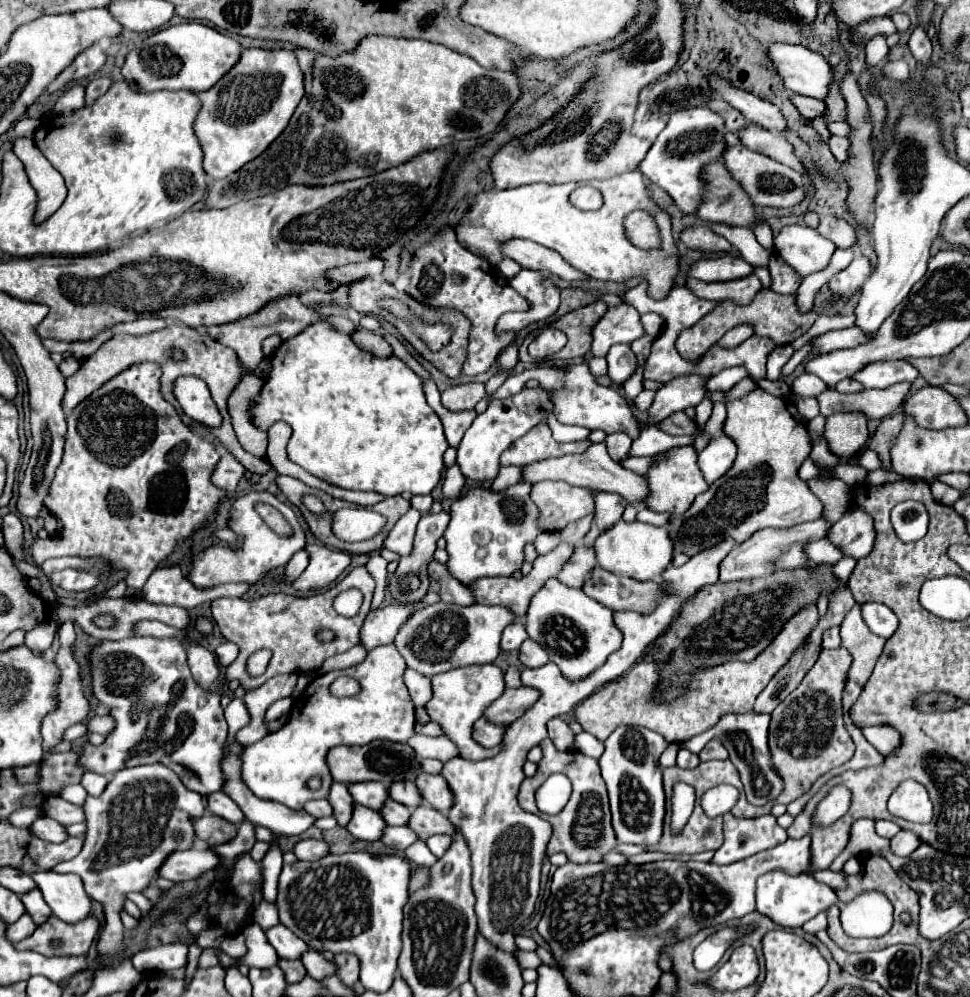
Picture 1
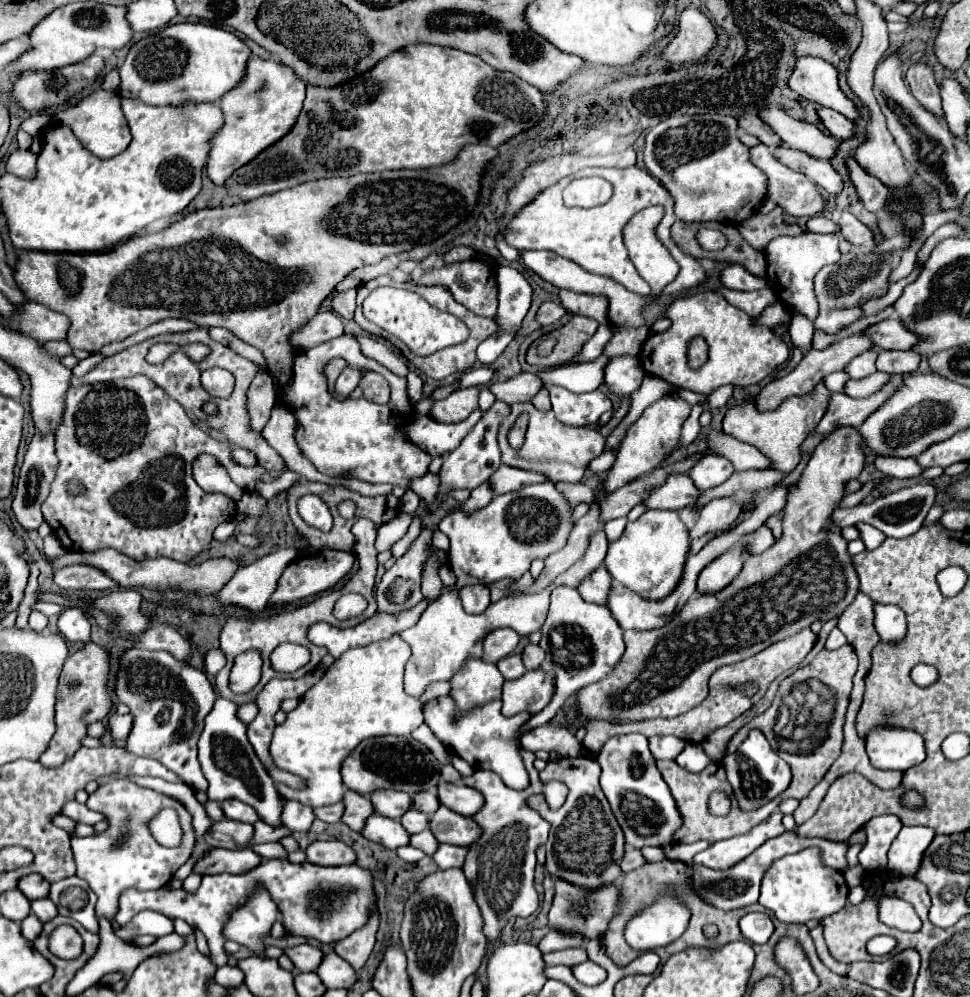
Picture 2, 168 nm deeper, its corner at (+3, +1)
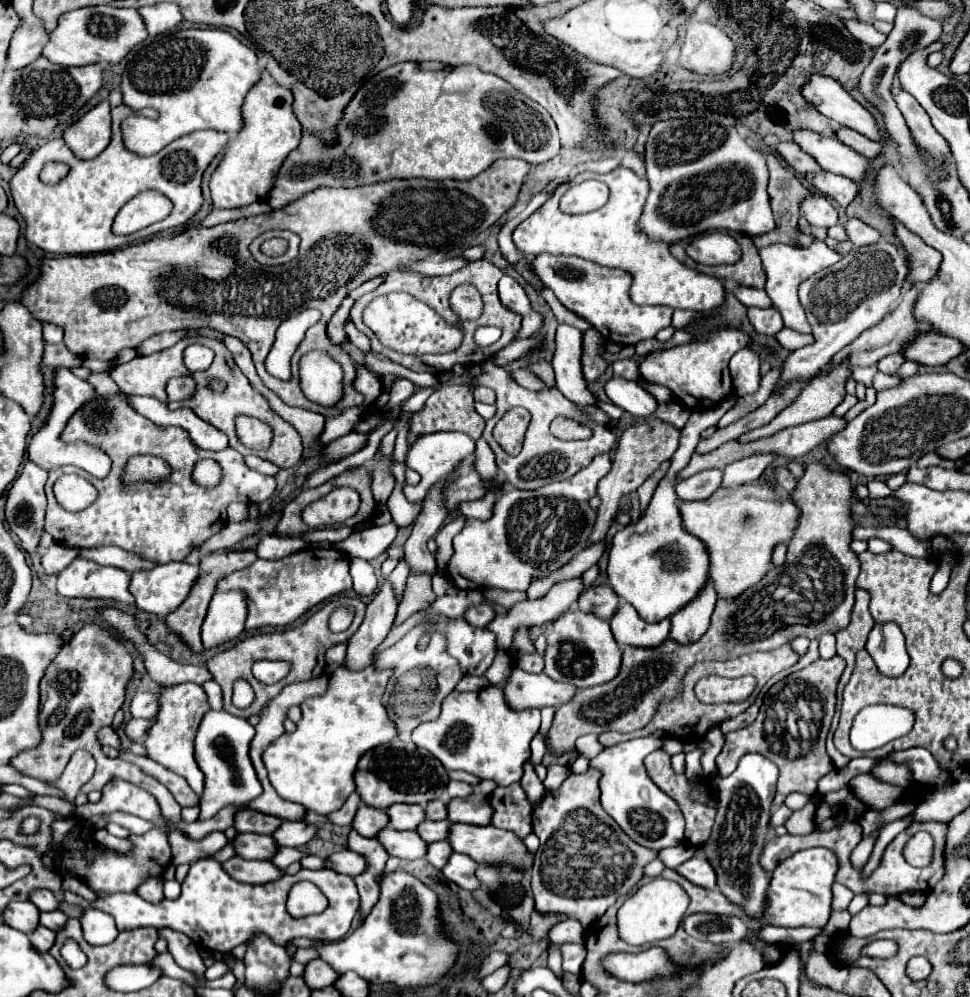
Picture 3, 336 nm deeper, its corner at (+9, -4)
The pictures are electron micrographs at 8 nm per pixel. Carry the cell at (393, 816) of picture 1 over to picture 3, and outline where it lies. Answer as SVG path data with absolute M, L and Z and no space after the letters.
M426 821L424 825L418 827L418 833L422 833L422 839L428 843L446 839L450 833L450 821Z

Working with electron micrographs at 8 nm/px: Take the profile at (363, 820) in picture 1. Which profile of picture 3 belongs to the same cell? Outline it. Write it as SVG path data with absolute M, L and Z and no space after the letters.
M390 827L378 833L378 841L386 845L390 855L400 859L422 859L428 845L416 831L396 831Z

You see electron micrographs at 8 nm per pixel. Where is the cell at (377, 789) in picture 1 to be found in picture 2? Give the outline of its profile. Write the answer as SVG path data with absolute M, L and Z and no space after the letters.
M380 788L380 792L372 792L368 800L372 800L372 808L376 814L394 820L398 820L406 810L410 810L410 802L412 802L408 794L396 790L384 790L384 788Z

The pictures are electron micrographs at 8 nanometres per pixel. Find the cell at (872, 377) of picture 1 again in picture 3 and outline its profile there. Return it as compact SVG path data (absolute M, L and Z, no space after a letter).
M888 355L888 357L880 359L876 367L878 367L878 371L882 371L882 373L896 373L904 361L906 361L906 359L904 359L902 355Z

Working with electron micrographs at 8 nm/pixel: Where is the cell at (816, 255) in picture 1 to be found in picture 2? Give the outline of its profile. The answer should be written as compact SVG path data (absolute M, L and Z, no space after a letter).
M802 232L798 236L778 236L774 238L766 250L764 256L768 260L768 286L776 292L776 296L788 306L810 320L818 316L818 304L816 304L816 294L814 294L814 276L820 268L834 264L840 260L840 250L838 250L838 234L812 234L812 232Z

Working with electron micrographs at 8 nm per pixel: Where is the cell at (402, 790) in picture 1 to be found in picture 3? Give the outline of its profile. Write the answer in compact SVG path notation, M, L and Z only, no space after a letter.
M432 801L426 807L426 815L428 819L446 819L448 817L448 809L444 801Z

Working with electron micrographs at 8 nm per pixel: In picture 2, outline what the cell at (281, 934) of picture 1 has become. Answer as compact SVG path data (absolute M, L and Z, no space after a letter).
M298 944L292 948L286 948L284 954L294 962L294 968L300 972L314 972L322 960L322 950L312 948L308 944Z

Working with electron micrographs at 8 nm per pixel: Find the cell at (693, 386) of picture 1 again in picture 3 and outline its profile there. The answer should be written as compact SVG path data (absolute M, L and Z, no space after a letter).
M650 419L644 421L640 425L634 425L630 429L626 429L618 441L616 453L614 453L614 463L610 473L600 481L598 485L598 495L602 499L602 505L598 507L598 519L594 525L594 533L592 533L592 543L600 541L606 537L606 531L612 525L612 519L618 511L618 501L622 495L636 491L664 461L668 461L674 451L678 449L678 439L680 439L680 431L660 419Z

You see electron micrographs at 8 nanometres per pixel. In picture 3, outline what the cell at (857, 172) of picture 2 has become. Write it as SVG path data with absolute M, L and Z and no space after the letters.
M894 221L894 227L896 227L896 235L904 243L906 255L910 259L908 285L930 281L938 273L938 269L940 269L942 255L936 249L926 247L926 243L922 243L922 239L918 235L906 231L906 227L902 227L902 223Z

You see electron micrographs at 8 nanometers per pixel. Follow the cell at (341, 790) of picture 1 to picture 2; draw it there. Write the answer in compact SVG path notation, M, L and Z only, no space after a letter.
M346 790L342 802L344 802L342 822L344 822L350 830L360 832L362 826L364 826L364 822L366 822L366 818L374 812L370 800L364 798L364 796L360 796L360 794L356 794L356 792L352 792L352 790Z

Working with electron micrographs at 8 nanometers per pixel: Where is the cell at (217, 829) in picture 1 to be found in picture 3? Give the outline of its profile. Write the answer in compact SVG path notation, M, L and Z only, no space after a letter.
M240 833L234 841L236 853L244 859L264 859L268 861L278 851L278 843L272 835L254 835L254 833Z

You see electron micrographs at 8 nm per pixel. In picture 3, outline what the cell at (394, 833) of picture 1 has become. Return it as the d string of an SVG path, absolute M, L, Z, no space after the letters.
M436 841L428 845L428 853L426 853L426 861L430 865L434 865L436 869L442 869L442 865L446 865L446 861L450 859L450 853L454 853L450 849L448 841Z

